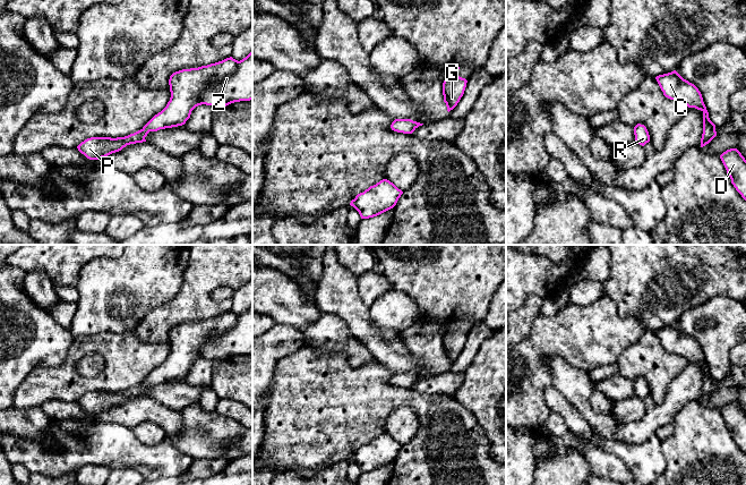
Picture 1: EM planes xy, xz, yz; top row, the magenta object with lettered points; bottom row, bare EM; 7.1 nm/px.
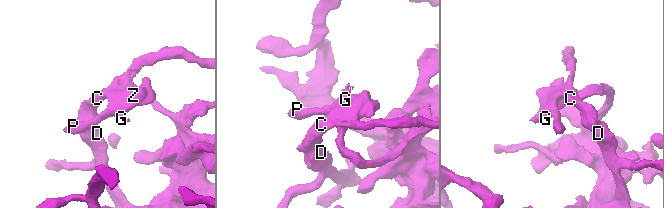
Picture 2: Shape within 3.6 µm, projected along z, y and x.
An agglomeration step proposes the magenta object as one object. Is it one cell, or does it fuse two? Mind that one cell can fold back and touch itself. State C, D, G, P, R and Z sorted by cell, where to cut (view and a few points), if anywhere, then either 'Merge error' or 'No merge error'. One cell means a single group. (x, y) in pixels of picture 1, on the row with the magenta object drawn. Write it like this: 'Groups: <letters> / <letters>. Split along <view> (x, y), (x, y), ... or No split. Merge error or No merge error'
Groups: C D G P R Z. No split. No merge error

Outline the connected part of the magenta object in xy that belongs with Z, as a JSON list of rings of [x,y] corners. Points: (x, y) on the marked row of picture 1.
[[[252,51],[242,60],[232,57],[198,68],[182,69],[173,73],[169,79],[171,97],[166,107],[155,114],[140,130],[125,137],[91,137],[77,148],[89,160],[98,160],[121,151],[130,144],[146,142],[149,131],[182,126],[190,118],[191,111],[201,104],[229,105],[234,102],[252,100]]]

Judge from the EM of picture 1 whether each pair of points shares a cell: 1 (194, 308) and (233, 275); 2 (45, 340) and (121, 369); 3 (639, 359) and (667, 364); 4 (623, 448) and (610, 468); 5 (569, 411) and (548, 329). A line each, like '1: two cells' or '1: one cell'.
1: one cell
2: two cells
3: one cell
4: two cells
5: two cells

